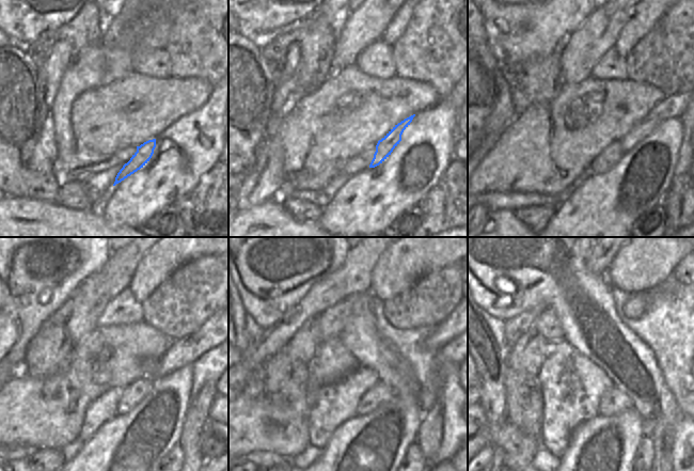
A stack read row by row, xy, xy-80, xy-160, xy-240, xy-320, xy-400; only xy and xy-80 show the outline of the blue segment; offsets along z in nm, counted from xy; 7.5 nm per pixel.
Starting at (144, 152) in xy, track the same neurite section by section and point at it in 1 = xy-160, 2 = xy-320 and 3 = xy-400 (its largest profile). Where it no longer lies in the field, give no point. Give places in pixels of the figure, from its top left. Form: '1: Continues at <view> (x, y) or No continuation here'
1: Continues at xy-160 (665, 109)
2: Continues at xy-320 (434, 344)
3: No continuation here.

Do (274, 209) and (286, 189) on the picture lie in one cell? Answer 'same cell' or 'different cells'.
different cells

